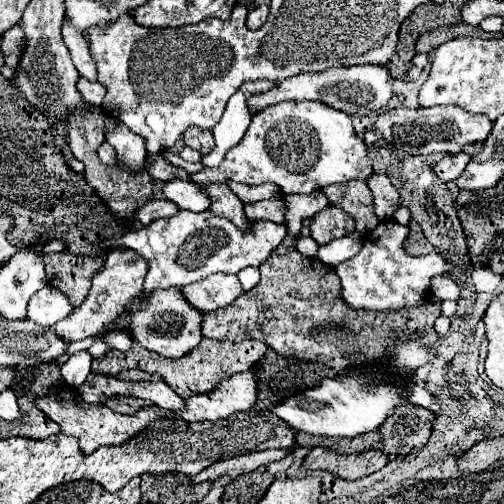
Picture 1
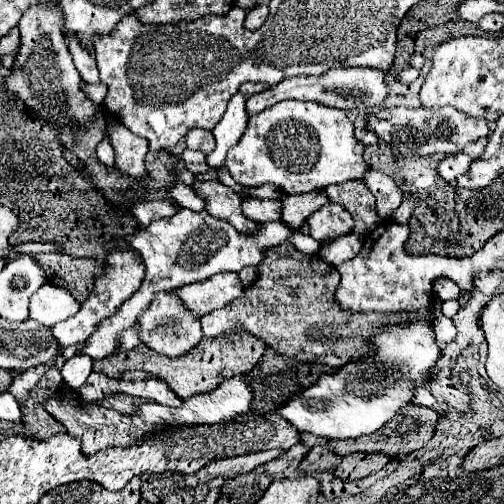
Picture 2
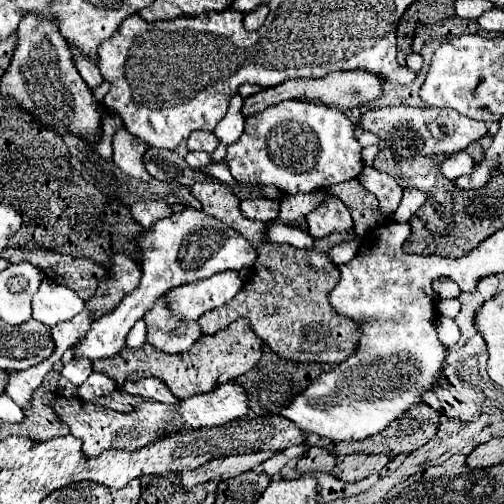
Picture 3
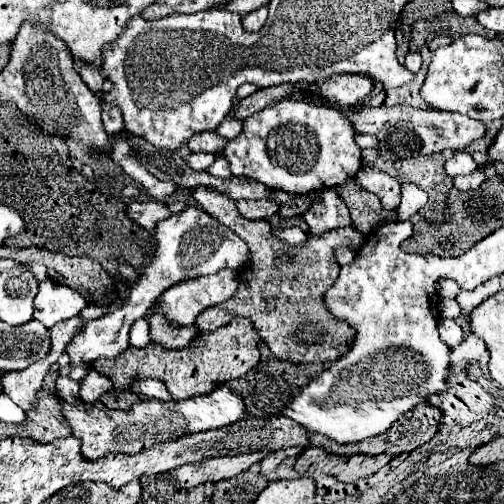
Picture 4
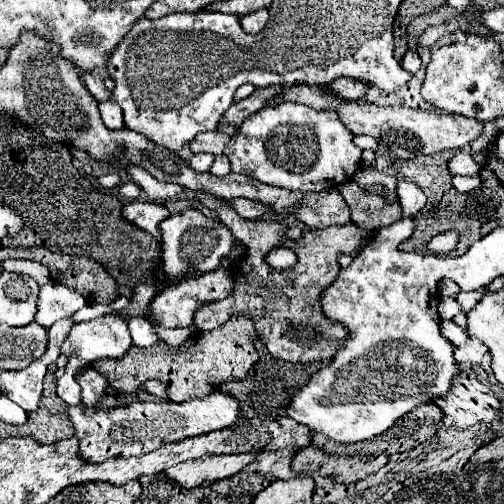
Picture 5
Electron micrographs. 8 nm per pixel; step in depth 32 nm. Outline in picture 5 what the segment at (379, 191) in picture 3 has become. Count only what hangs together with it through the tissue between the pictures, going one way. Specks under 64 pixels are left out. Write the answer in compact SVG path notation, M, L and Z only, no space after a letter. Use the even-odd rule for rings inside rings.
M362 166L362 168L358 168L353 176L353 180L360 187L366 187L368 184L380 184L380 186L388 188L388 192L384 196L386 200L398 200L398 196L396 196L396 182L398 180L394 180L392 176L388 176L384 172L378 172L374 166Z

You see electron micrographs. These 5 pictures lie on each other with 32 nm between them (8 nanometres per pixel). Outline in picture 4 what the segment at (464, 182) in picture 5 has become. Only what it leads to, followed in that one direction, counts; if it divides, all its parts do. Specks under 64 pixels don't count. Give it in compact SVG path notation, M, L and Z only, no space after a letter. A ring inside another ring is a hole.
M478 168L478 172L474 172L474 174L470 174L470 176L458 176L458 178L454 178L456 188L462 190L462 192L464 192L464 190L474 190L474 188L478 188L484 180L486 180L484 168Z

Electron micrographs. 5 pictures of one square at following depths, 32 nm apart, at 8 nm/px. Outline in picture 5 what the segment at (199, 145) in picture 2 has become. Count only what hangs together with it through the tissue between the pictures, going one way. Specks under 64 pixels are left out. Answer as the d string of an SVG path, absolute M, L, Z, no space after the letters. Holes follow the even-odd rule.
M214 130L214 132L202 132L200 136L196 136L190 142L190 150L194 154L208 152L208 154L214 154L216 156L216 154L222 154L224 152L224 148L226 148L228 142L230 142L230 136L224 134L224 132L218 132L218 130Z

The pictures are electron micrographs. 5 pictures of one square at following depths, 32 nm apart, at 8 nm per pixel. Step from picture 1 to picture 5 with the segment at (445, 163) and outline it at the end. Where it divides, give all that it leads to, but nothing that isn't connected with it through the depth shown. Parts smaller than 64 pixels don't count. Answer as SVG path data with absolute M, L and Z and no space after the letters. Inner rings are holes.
M458 152L450 162L448 162L448 170L450 174L460 174L460 176L478 176L482 172L482 168L476 164L476 160L466 154L466 152Z

